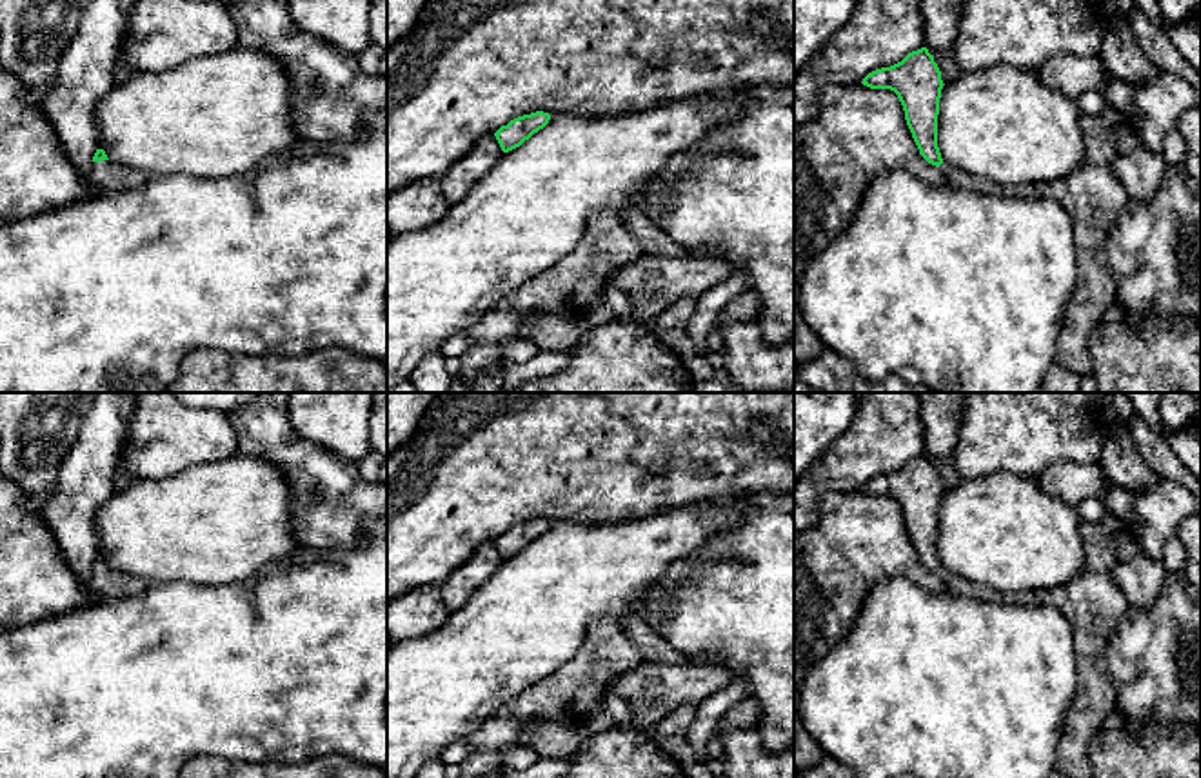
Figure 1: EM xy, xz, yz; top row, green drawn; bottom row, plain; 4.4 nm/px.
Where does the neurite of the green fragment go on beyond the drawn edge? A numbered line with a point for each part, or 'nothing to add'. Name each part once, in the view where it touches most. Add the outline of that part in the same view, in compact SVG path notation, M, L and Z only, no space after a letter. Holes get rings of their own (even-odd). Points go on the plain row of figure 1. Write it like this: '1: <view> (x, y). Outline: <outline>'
1: xy (106, 584). Outline: M111 567L93 569L89 589L96 602L134 596L145 591L149 582L140 576L131 576Z

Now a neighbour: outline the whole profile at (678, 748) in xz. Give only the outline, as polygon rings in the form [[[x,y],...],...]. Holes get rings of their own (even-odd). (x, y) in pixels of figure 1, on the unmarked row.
[[[630,723],[629,727],[643,733],[656,745],[660,745],[667,754],[676,758],[683,767],[683,771],[698,763],[696,753],[685,736],[661,734],[656,725],[640,727],[636,723]]]

